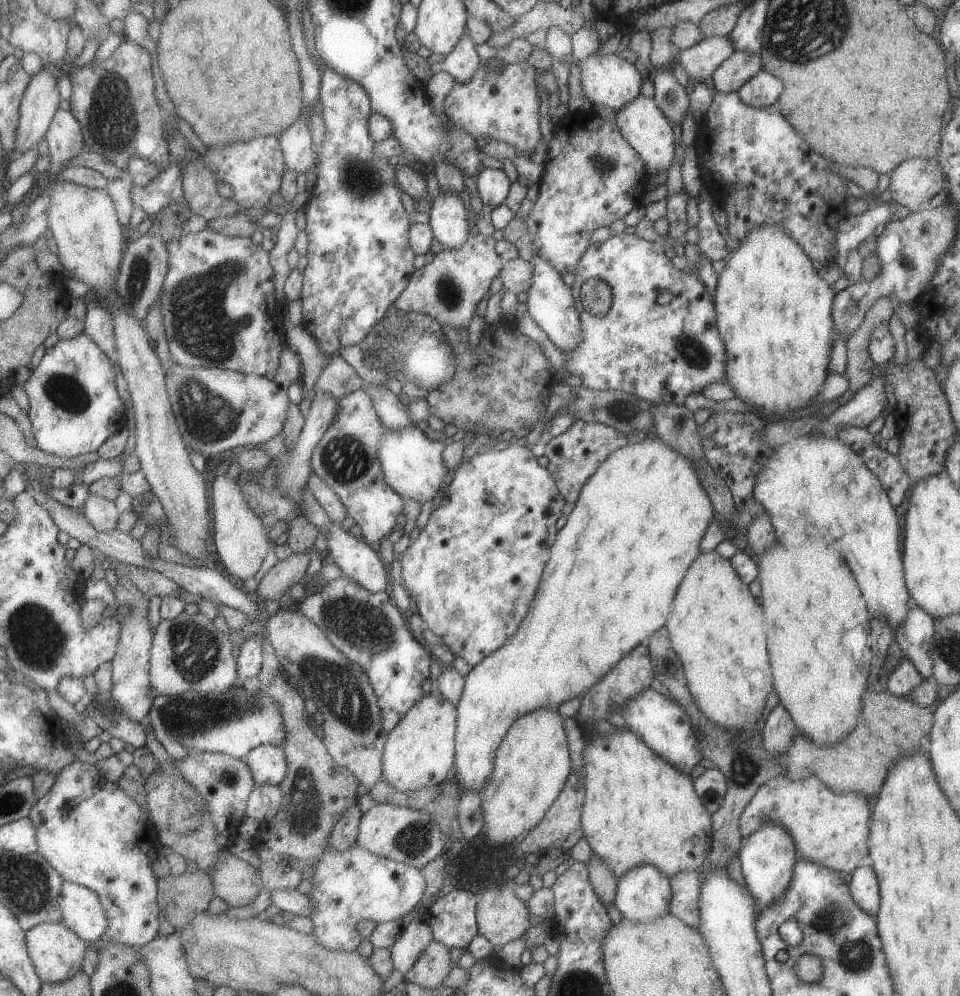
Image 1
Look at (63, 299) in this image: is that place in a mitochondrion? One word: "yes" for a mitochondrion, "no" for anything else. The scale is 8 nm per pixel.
no

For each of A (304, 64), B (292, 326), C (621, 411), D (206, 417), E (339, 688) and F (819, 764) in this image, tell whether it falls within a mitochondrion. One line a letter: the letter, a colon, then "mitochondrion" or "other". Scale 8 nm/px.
A: other
B: other
C: mitochondrion
D: mitochondrion
E: mitochondrion
F: other

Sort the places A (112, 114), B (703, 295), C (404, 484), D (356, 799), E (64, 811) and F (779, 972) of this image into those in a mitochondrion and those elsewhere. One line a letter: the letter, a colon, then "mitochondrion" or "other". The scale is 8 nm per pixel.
A: mitochondrion
B: other
C: other
D: other
E: other
F: other

